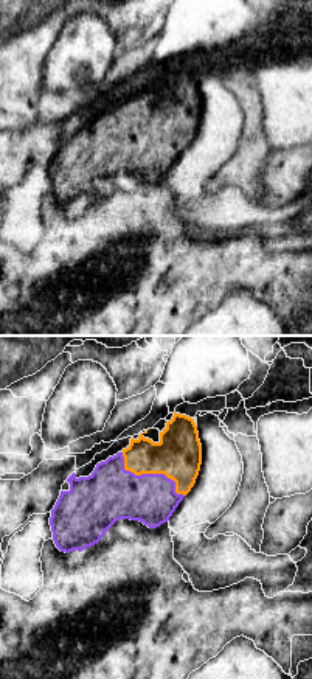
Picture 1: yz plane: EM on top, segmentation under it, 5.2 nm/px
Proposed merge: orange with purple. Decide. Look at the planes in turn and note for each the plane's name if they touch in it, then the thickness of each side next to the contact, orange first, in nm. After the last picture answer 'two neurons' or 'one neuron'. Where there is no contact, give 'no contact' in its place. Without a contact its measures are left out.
contact in yz; calibres 240 and 280 nm

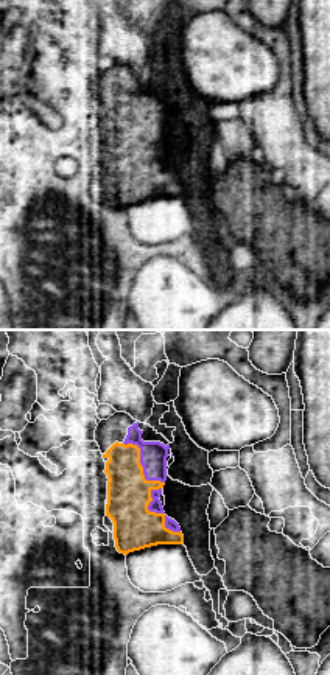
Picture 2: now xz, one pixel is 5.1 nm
contact in xz; calibres 220 and 60 nm

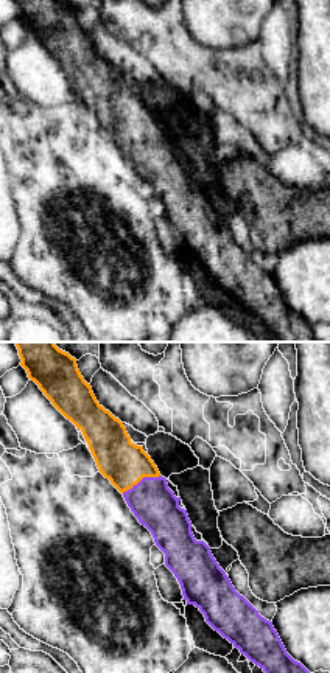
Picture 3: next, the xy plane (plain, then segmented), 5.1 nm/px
contact in xy; calibres 220 and 240 nm

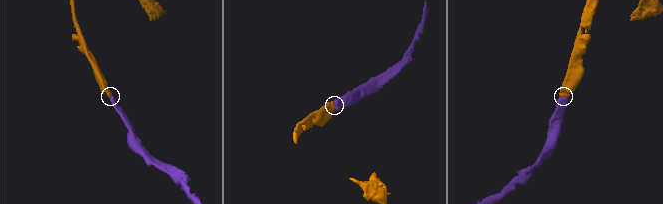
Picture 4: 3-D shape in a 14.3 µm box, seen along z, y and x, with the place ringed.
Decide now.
one neuron

